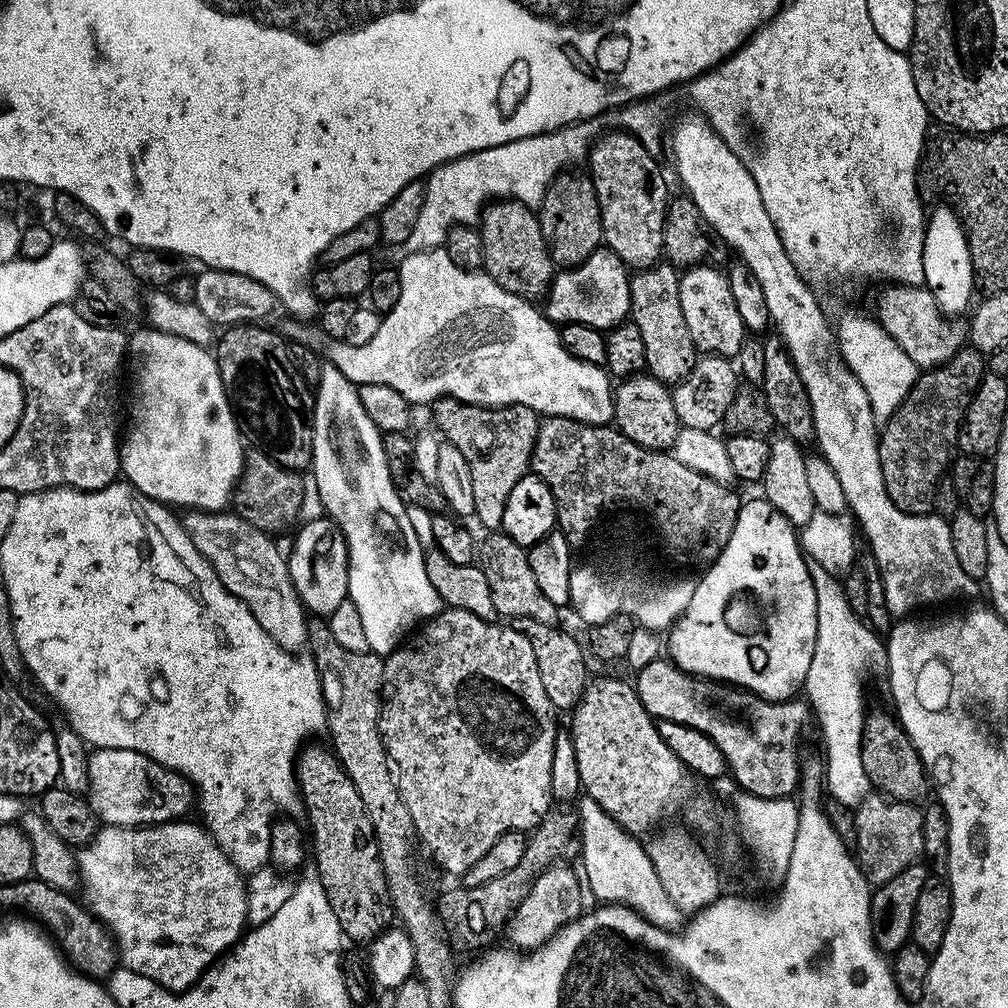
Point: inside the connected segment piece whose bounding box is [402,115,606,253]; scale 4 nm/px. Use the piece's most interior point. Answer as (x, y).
(457, 193)

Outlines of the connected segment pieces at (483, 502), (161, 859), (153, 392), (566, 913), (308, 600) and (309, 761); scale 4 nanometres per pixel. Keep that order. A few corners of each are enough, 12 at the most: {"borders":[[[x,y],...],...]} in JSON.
{"borders":[[[433,400],[435,431],[474,482],[475,523],[499,529],[529,475],[541,417],[521,404]],[[104,826],[75,853],[125,968],[185,992],[248,924],[207,828]],[[131,333],[123,479],[222,512],[245,445],[215,355]],[[564,862],[538,874],[508,921],[513,949],[535,950],[585,911]],[[327,518],[305,523],[287,553],[313,617],[348,599],[348,547]],[[331,747],[296,787],[314,874],[345,937],[393,923],[374,826]]]}

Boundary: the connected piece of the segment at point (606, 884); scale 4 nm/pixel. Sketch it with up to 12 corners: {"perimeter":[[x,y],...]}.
{"perimeter":[[579,804],[587,891],[659,928],[682,913],[637,837]]}

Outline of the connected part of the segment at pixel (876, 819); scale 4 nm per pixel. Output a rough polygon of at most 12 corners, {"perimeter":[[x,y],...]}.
{"perimeter":[[868,794],[854,856],[869,885],[921,859],[922,811]]}

